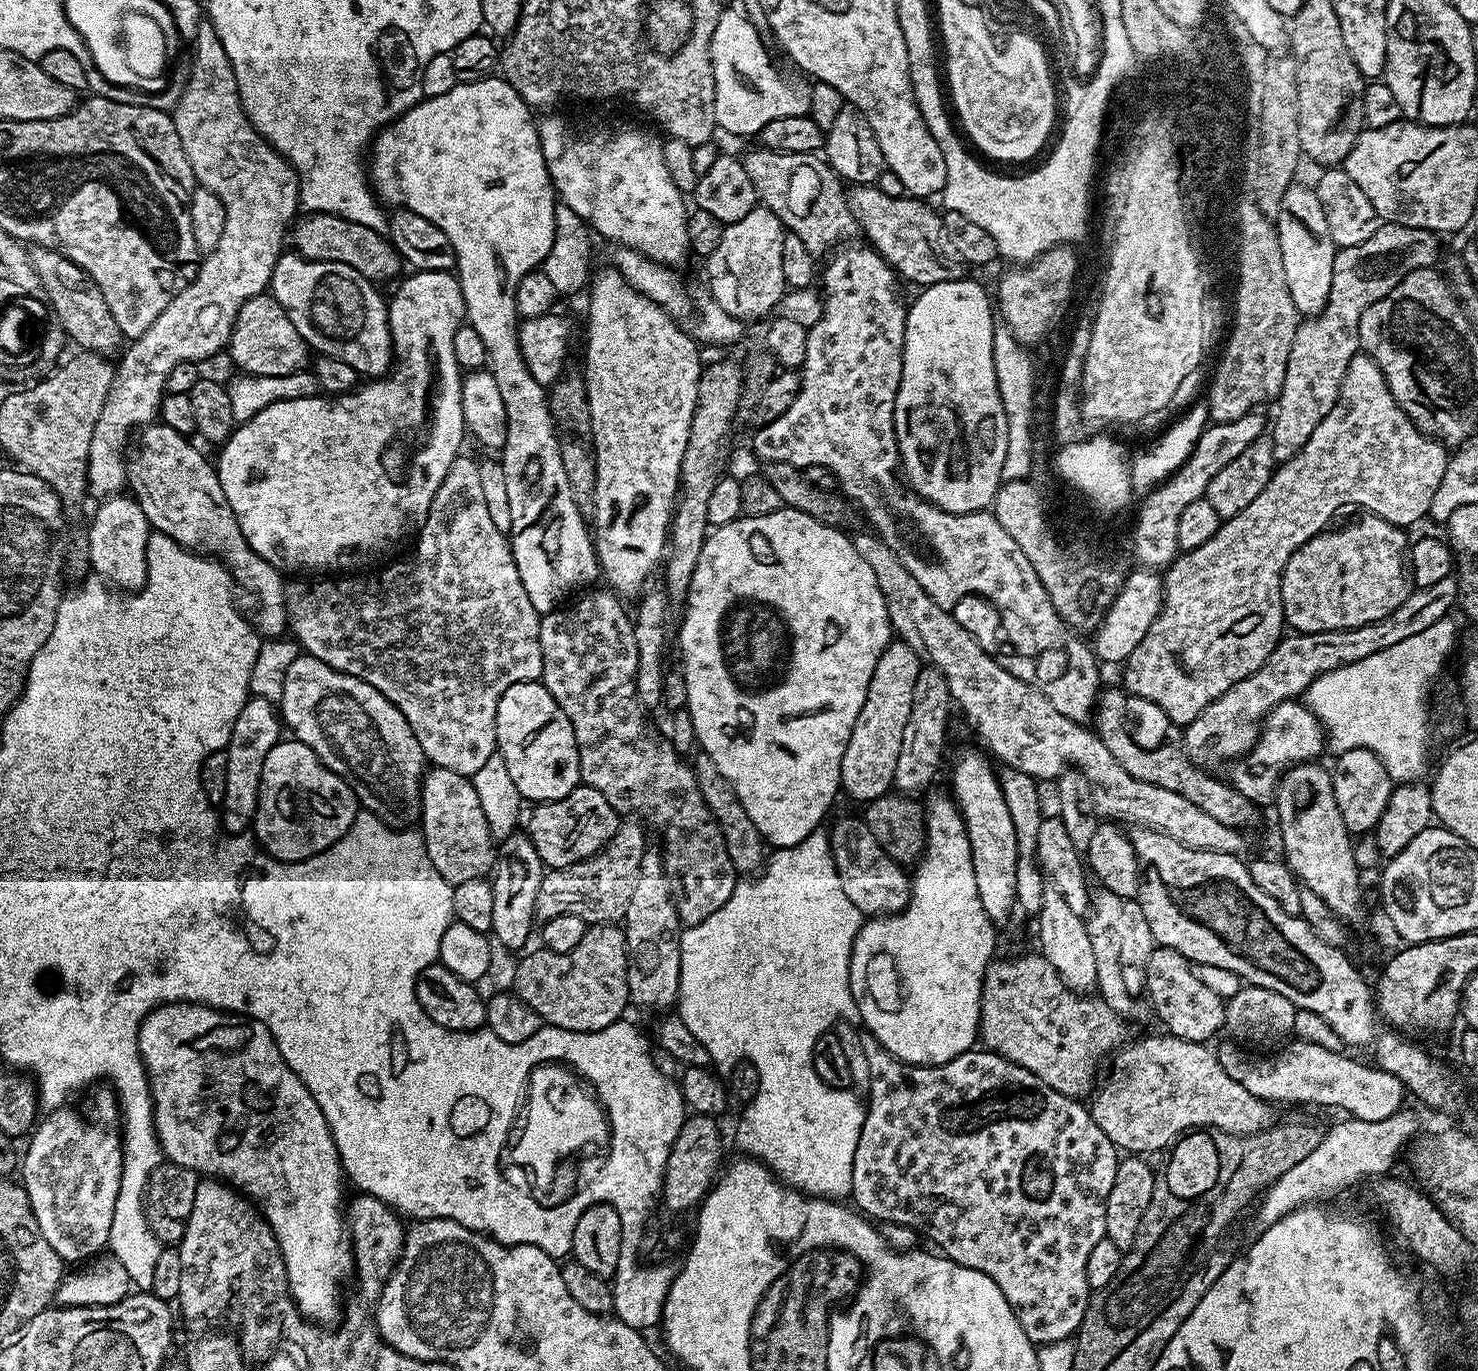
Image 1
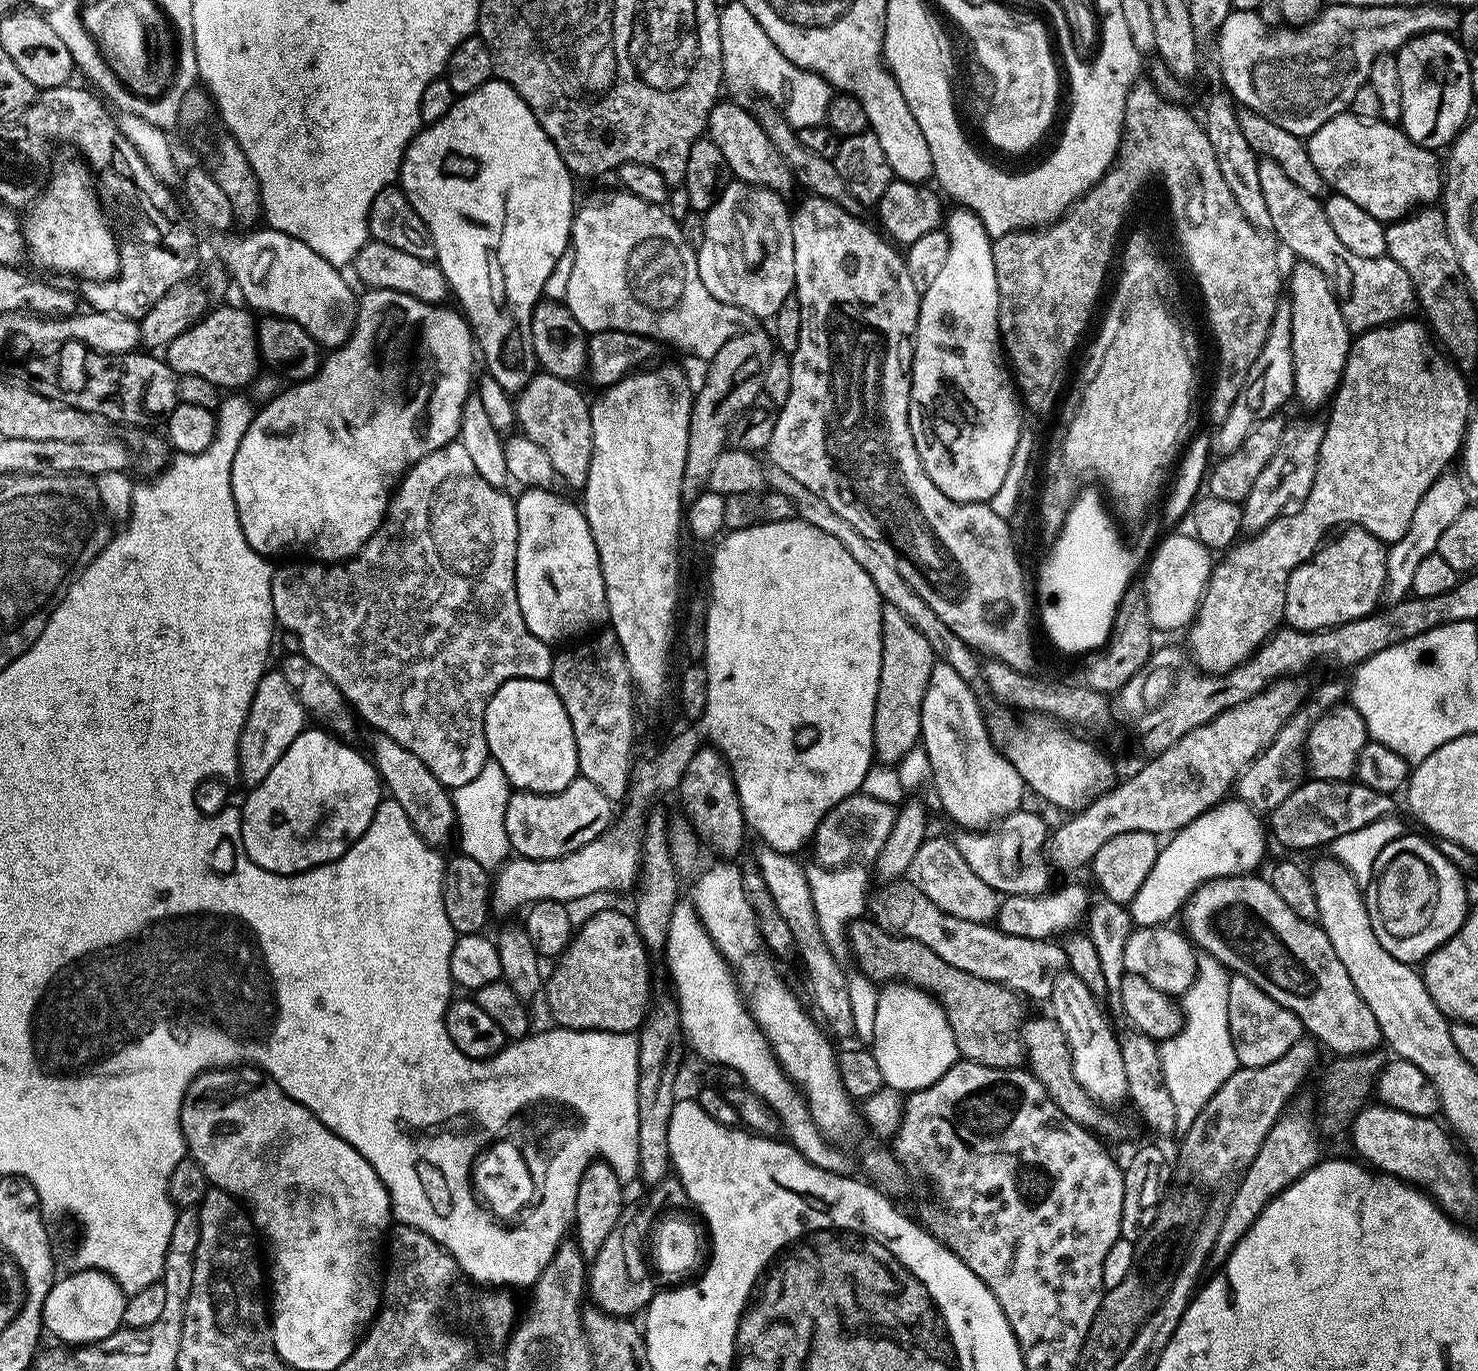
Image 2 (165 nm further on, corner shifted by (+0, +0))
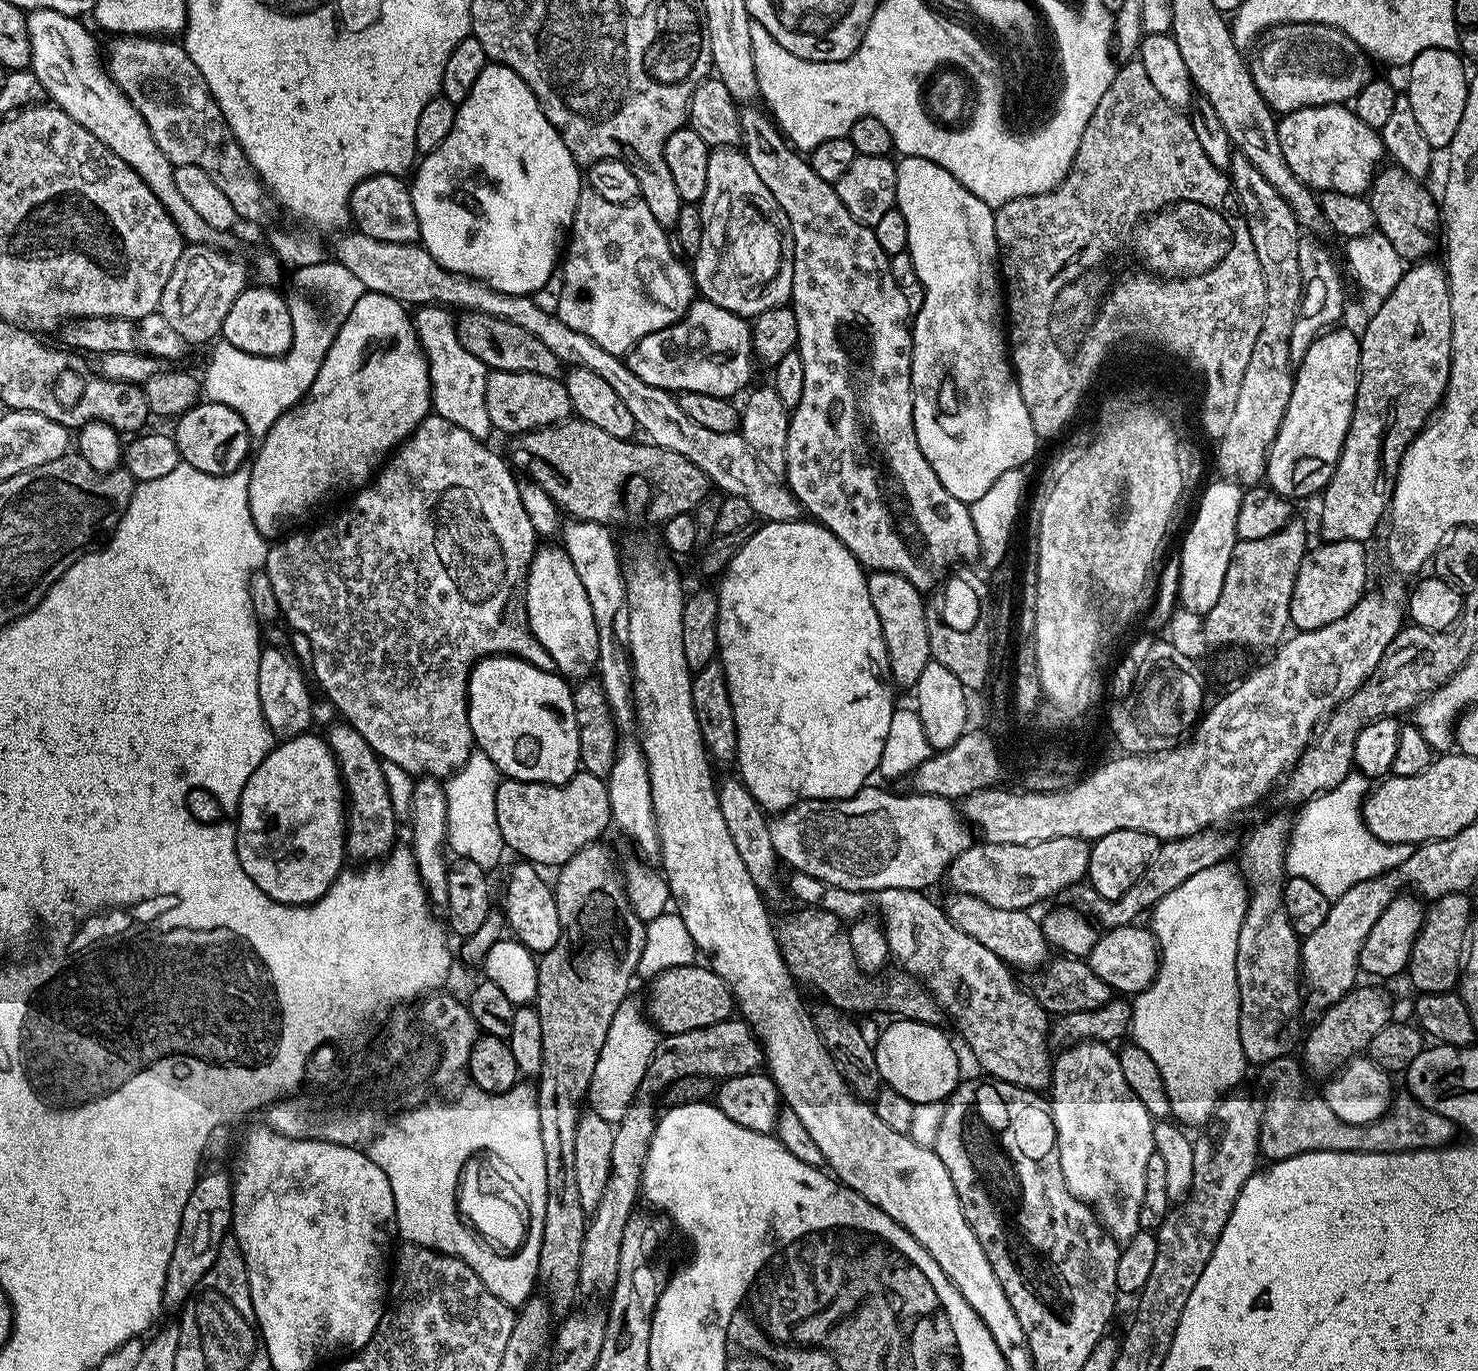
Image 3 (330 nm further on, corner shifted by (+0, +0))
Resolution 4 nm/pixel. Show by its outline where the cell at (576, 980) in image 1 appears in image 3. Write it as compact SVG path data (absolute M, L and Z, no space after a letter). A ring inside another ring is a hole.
M693 962L686 966L667 968L651 981L652 997L646 1000L646 1012L661 1033L673 1036L690 1030L702 1030L729 1019L734 1012L732 992L711 967Z

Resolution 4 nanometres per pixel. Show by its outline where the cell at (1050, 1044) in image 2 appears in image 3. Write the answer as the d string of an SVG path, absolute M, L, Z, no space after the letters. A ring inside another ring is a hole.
M793 871L791 875L792 877L789 878L788 884L786 880L786 888L787 891L788 888L792 891L794 899L801 900L799 903L804 906L822 907L830 914L834 914L837 918L845 922L855 922L861 919L862 914L867 913L864 911L871 906L872 900L876 900L876 908L880 911L878 916L884 925L884 937L888 943L888 951L891 959L893 961L897 960L897 962L900 963L897 965L899 965L903 971L907 972L909 976L919 978L924 987L931 992L932 997L935 998L936 1003L940 1005L941 1009L943 1009L947 1015L948 1012L952 1015L952 1020L956 1023L956 1028L960 1031L961 1038L968 1043L968 1048L972 1051L973 1058L976 1059L986 1071L988 1071L985 1073L987 1073L987 1075L993 1080L1001 1080L1002 1082L1013 1084L1019 1088L1029 1088L1032 1092L1043 1093L1045 1089L1051 1085L1054 1056L1053 1053L1048 1053L1048 1044L1050 1045L1050 1013L1042 1007L1039 1000L1036 999L1035 995L1033 995L1033 993L1029 991L1025 985L1024 989L1023 986L1020 985L1014 977L1012 977L1012 974L1014 974L1013 969L1005 964L1002 958L998 957L993 950L988 950L985 946L982 946L981 942L977 940L977 938L972 938L969 934L966 934L960 930L954 921L952 921L947 915L945 909L941 907L939 903L936 905L935 902L928 897L928 894L925 894L923 891L915 888L887 888L886 890L875 893L875 896L873 896L873 893L870 892L851 892L850 890L842 890L841 888L829 888L828 885L823 884L823 882L821 882L818 878L814 878L805 872Z

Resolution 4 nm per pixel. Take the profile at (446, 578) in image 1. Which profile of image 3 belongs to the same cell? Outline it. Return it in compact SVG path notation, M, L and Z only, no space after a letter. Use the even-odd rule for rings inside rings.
M429 414L333 520L309 532L296 532L293 536L285 535L277 539L273 543L277 544L269 552L267 549L262 556L262 568L270 578L270 586L274 586L274 598L278 598L281 617L285 621L288 619L292 632L306 634L310 640L310 669L316 675L321 690L332 699L333 706L344 715L341 717L348 725L358 730L366 742L370 742L381 761L409 772L412 778L449 778L470 758L474 741L468 717L468 673L478 661L486 656L517 656L520 660L538 666L538 670L550 672L554 668L550 654L546 654L542 642L538 642L530 630L524 605L526 573L538 547L538 537L534 526L530 526L530 514L526 514L526 506L522 506L520 486L517 477L512 477L513 469L509 461L491 452L488 446L485 441L466 434L462 426L454 426L454 422L446 418Z

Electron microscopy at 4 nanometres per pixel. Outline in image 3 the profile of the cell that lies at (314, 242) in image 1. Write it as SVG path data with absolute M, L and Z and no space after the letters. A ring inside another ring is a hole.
M464 312L461 317L456 320L456 332L460 335L462 346L466 346L466 350L470 350L470 354L474 354L474 358L482 361L491 371L542 374L546 378L561 375L561 360L554 354L554 350L534 338L530 330L522 330L522 326L514 326L514 322L506 322L481 312Z

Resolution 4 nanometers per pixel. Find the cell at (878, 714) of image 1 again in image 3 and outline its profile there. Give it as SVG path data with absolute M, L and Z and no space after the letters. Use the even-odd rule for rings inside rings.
M872 570L867 573L867 578L870 603L878 613L882 638L886 642L891 683L901 684L908 690L915 689L916 680L922 678L922 670L926 670L928 661L932 659L930 634L926 634L925 597L902 574Z

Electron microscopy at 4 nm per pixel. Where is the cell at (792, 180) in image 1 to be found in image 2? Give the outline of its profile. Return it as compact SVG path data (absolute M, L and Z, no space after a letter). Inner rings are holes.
M727 98L721 99L710 110L706 136L714 142L714 146L718 146L718 150L722 150L722 158L726 158L726 166L735 179L759 184L761 188L781 194L788 194L794 188L792 167L782 158L774 142L770 142L766 130L753 113L751 116L746 109L731 104Z

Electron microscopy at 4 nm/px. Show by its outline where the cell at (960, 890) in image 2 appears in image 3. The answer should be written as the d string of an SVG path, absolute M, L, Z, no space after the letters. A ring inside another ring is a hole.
M951 893L947 902L944 902L945 912L952 921L964 933L969 934L972 938L977 938L988 950L993 950L998 957L1009 967L1012 968L1036 968L1040 964L1045 965L1049 959L1050 945L1044 936L1044 929L1038 920L1027 909L1002 910L1001 908L990 906L989 903L982 902L981 899L974 898L973 895L964 893Z

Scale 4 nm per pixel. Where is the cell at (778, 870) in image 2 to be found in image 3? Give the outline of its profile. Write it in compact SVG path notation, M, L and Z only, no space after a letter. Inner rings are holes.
M733 778L733 780L719 781L716 789L718 794L718 806L722 806L722 819L730 830L730 838L734 838L734 846L738 849L738 854L750 870L750 878L760 887L761 893L765 897L771 898L782 892L782 884L776 881L776 864L778 857L774 850L774 838L772 837L772 826L769 817L766 815L760 803L750 794L748 787L744 785L743 780Z

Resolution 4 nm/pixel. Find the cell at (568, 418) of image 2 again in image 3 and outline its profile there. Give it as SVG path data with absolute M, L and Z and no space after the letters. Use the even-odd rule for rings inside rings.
M489 371L486 382L486 410L497 433L512 432L511 434L523 434L534 428L558 424L573 415L570 394L563 379L525 372Z

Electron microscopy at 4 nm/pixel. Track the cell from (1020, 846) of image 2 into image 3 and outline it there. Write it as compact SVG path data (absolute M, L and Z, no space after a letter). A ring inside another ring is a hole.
M865 786L845 800L801 800L787 812L779 813L771 821L777 857L783 863L785 860L789 869L810 874L829 888L851 892L875 894L887 888L928 890L931 884L939 880L941 883L958 854L970 847L969 829L962 823L957 805L941 796L895 796L872 787Z

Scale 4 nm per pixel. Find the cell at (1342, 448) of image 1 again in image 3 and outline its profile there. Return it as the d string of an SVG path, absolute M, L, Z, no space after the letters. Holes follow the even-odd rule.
M1425 258L1411 266L1405 267L1402 274L1402 282L1389 295L1379 301L1376 313L1368 320L1364 332L1359 333L1360 338L1360 377L1358 378L1358 390L1356 391L1356 401L1352 411L1352 421L1346 434L1346 442L1342 454L1336 463L1334 474L1330 482L1324 487L1322 499L1324 499L1324 509L1320 512L1320 532L1325 541L1329 540L1359 540L1368 542L1368 539L1376 532L1376 527L1381 527L1386 516L1386 506L1392 500L1392 487L1396 484L1396 475L1400 469L1400 456L1406 450L1421 428L1428 423L1430 417L1440 407L1440 401L1444 399L1444 393L1448 390L1448 374L1450 362L1452 361L1452 319L1450 318L1450 290L1448 288L1448 273L1443 267L1431 264L1431 259Z

